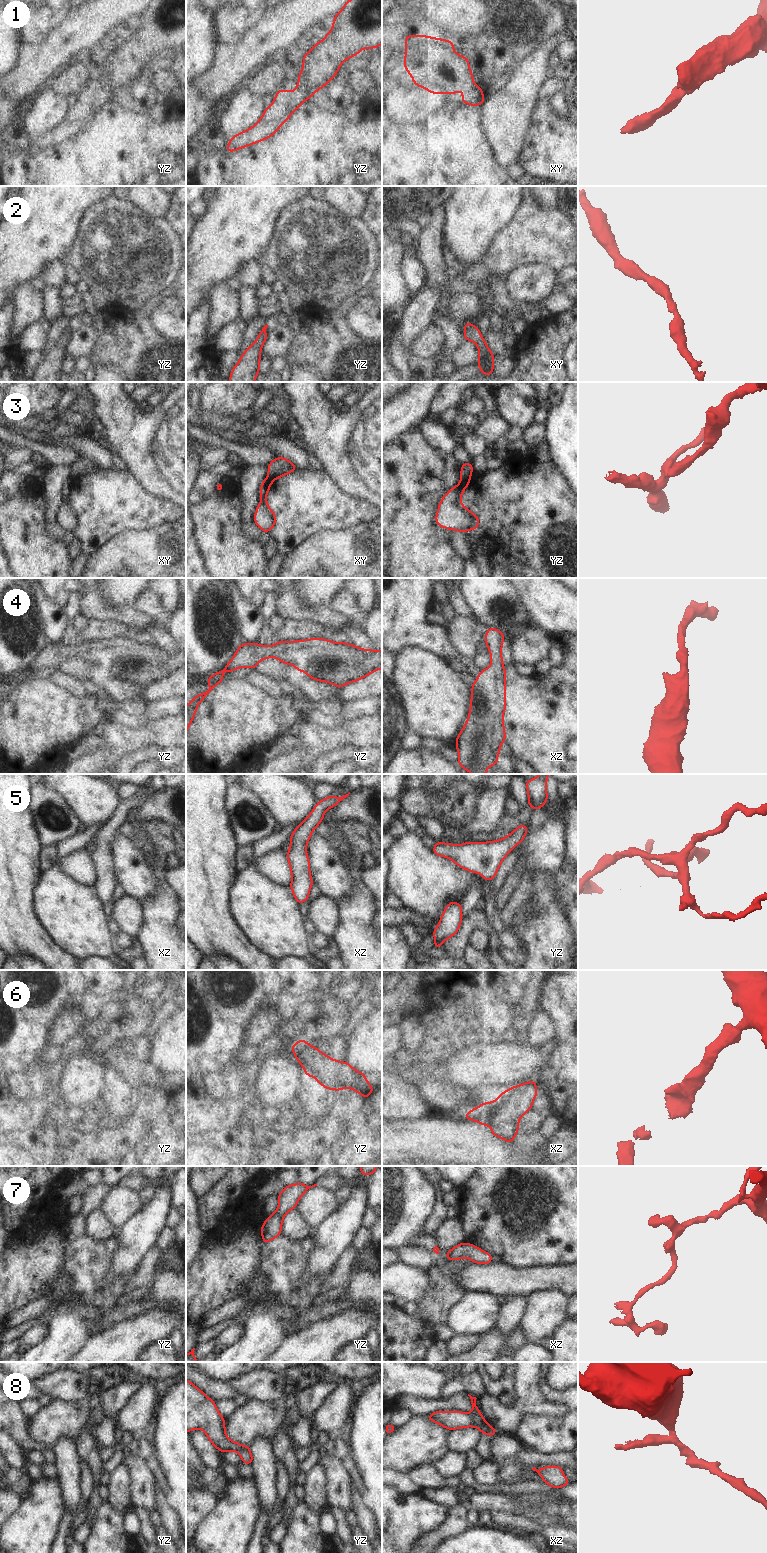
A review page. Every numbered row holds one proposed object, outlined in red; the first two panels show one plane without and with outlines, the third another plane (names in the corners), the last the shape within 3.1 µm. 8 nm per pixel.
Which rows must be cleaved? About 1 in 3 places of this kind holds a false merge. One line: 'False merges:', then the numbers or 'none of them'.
False merges: 3, 8

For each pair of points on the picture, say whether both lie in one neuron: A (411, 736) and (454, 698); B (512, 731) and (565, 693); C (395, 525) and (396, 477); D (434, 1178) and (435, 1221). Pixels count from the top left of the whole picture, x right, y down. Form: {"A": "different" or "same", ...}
{"A": "different", "B": "same", "C": "same", "D": "same"}

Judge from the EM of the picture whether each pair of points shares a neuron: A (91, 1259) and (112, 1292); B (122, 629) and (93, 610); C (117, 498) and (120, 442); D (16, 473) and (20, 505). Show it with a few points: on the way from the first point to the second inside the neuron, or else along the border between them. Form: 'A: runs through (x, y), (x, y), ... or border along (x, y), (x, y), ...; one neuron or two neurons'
A: runs through (91, 1268), (91, 1276), (103, 1288); one neuron
B: border along (88, 619), (116, 619), (130, 625); two neurons
C: border along (127, 469), (144, 485); two neurons
D: border along (19, 491), (10, 499); two neurons

